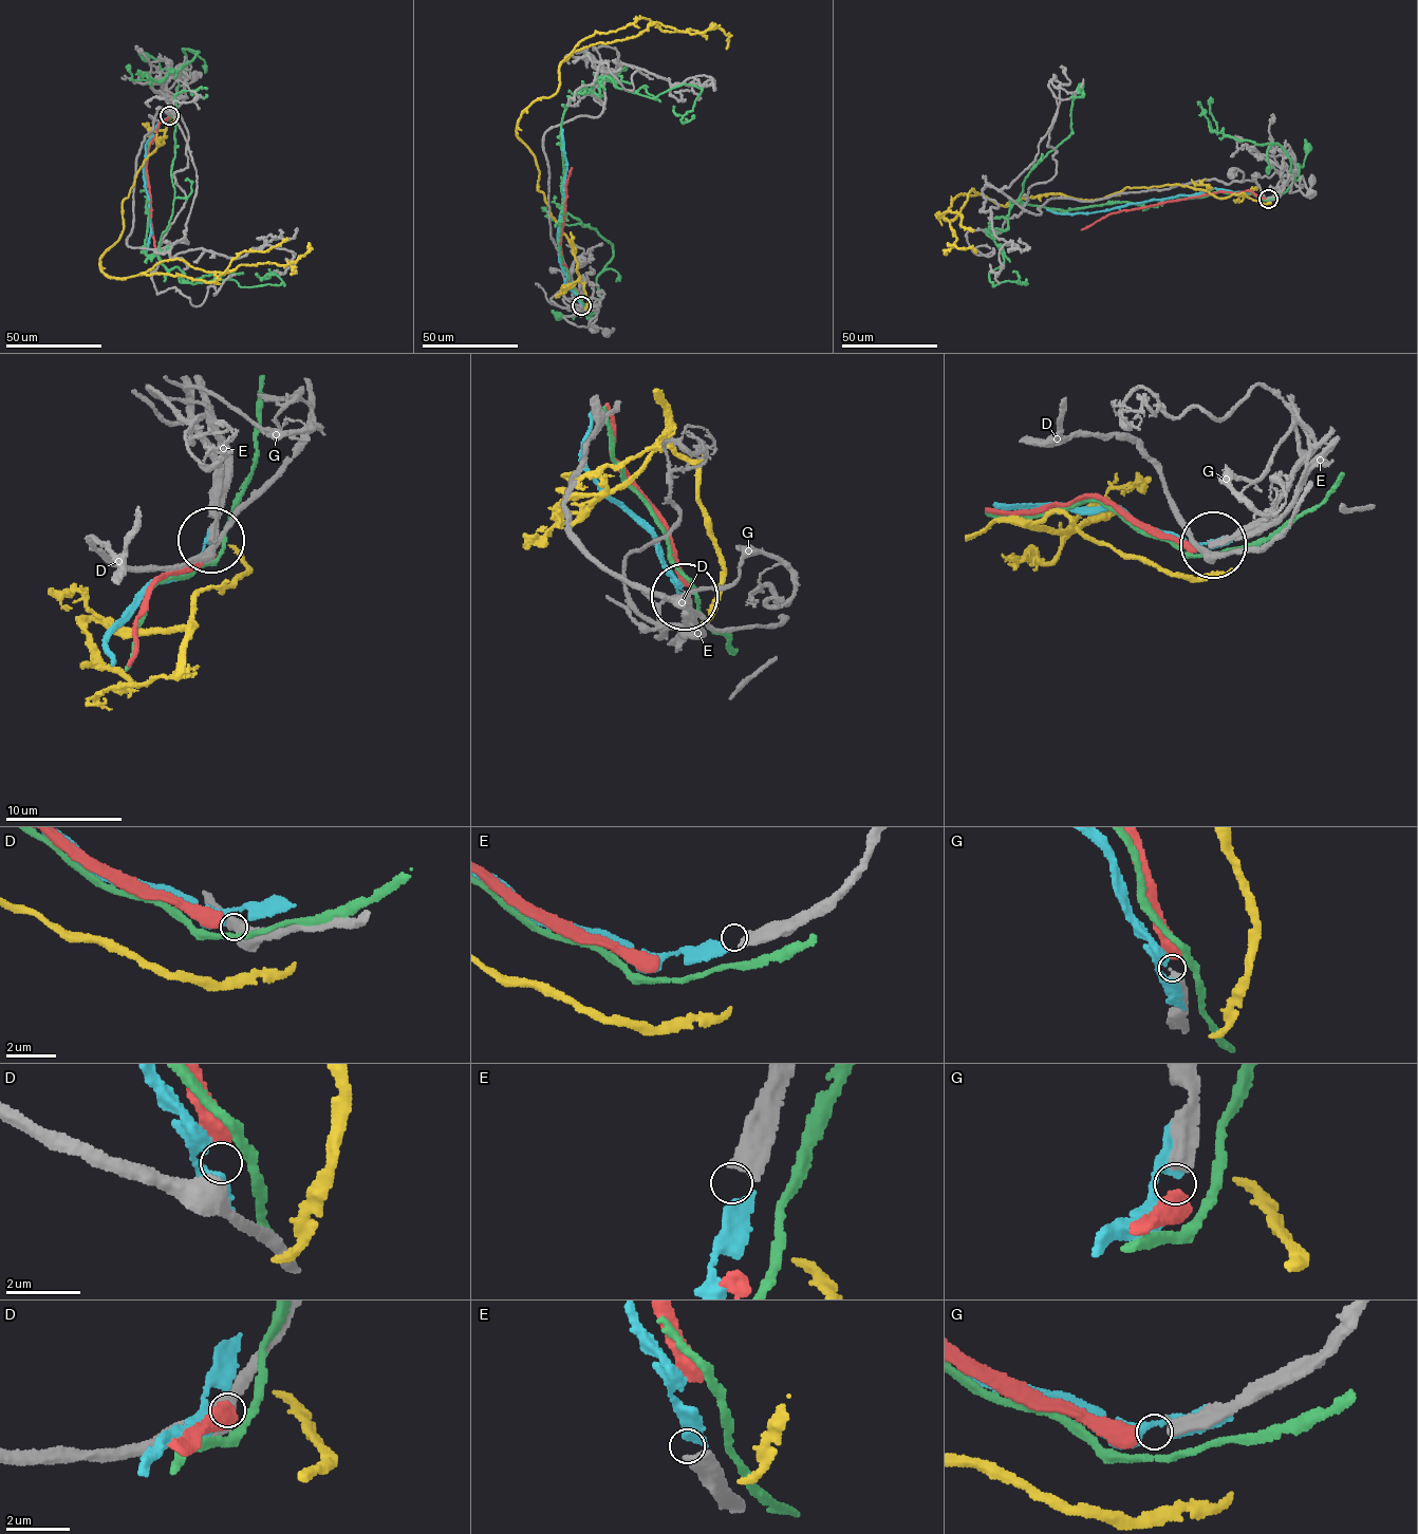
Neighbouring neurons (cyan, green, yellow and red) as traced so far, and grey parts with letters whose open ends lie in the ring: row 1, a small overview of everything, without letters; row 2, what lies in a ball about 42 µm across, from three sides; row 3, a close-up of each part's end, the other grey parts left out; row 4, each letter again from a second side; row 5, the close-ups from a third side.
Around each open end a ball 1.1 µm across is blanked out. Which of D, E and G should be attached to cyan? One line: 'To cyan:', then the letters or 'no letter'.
To cyan: E

